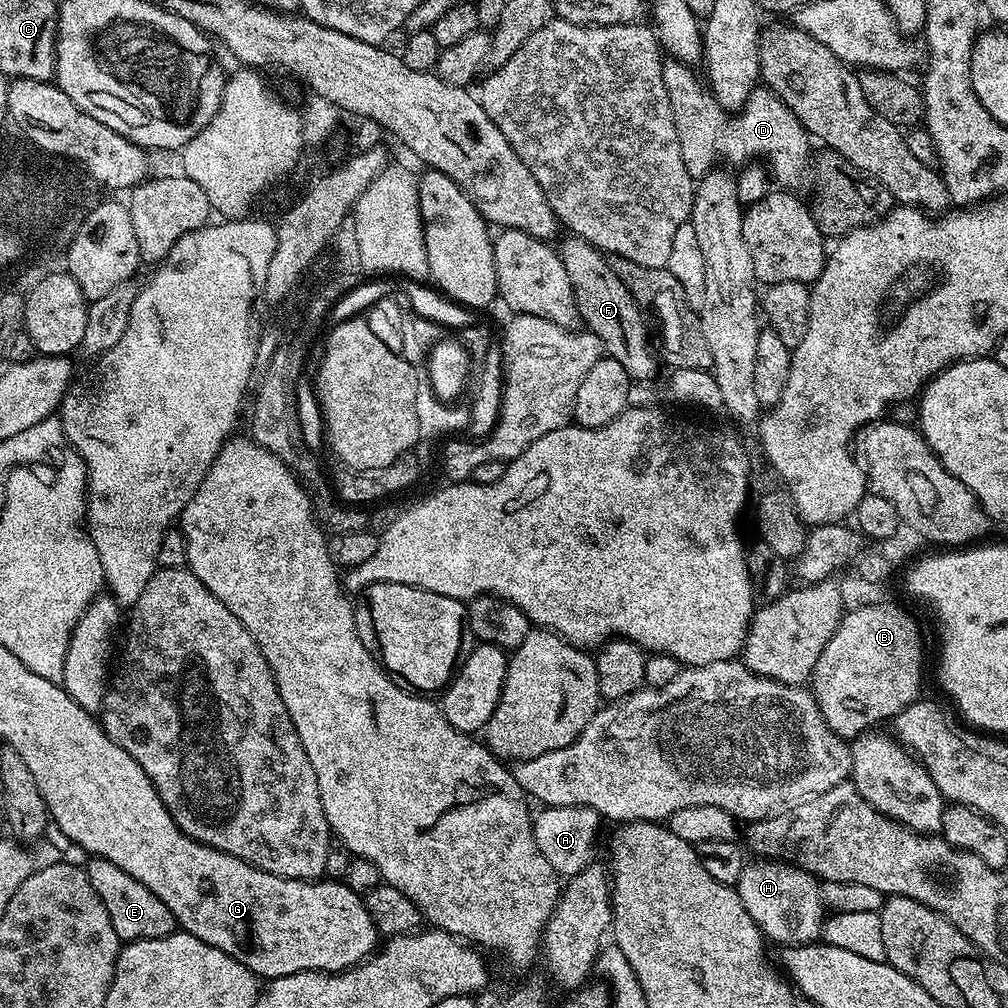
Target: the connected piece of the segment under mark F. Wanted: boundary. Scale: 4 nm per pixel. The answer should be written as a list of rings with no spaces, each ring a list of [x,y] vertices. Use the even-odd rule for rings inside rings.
[[[568,234],[565,237],[558,244],[558,251],[574,290],[576,311],[583,327],[600,339],[607,355],[622,362],[622,367],[633,382],[651,381],[651,376],[656,372],[656,364],[658,365],[658,356],[654,351],[653,341],[652,344],[648,341],[649,321],[645,313],[630,290],[622,286],[618,274],[614,274],[614,270],[608,265],[605,253],[580,236]]]

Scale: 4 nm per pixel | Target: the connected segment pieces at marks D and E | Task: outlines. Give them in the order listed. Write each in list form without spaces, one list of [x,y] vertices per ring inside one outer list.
[[[671,58],[664,60],[662,70],[662,82],[666,82],[666,94],[670,98],[670,110],[674,114],[674,126],[682,146],[682,162],[686,162],[688,173],[699,178],[713,171],[719,160],[744,166],[759,158],[761,161],[768,160],[764,162],[775,183],[776,180],[780,183],[777,185],[788,190],[799,189],[799,184],[810,176],[813,141],[794,110],[790,110],[786,102],[779,100],[767,86],[758,86],[743,109],[733,115],[717,102],[707,83],[696,77],[696,71],[695,67]]]
[[[92,858],[87,861],[86,871],[90,878],[90,886],[102,898],[102,906],[106,906],[106,914],[110,914],[110,922],[114,925],[114,934],[122,942],[131,942],[133,940],[149,940],[150,938],[162,938],[169,936],[171,932],[177,931],[178,925],[176,916],[138,878],[130,878],[126,870],[114,866],[114,862],[106,862],[99,858]]]

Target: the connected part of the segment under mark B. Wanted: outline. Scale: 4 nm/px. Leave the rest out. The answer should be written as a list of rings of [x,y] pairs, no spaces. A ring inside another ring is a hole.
[[[883,602],[881,604],[862,606],[860,609],[848,610],[844,613],[844,619],[840,621],[838,630],[834,630],[832,637],[826,642],[818,662],[814,666],[810,677],[810,691],[812,697],[816,699],[816,705],[828,728],[845,738],[855,738],[864,735],[865,732],[875,729],[879,720],[884,722],[891,721],[892,717],[897,716],[906,706],[910,706],[915,700],[921,699],[920,683],[924,680],[924,640],[920,637],[920,624],[904,608],[899,608],[896,604]]]

